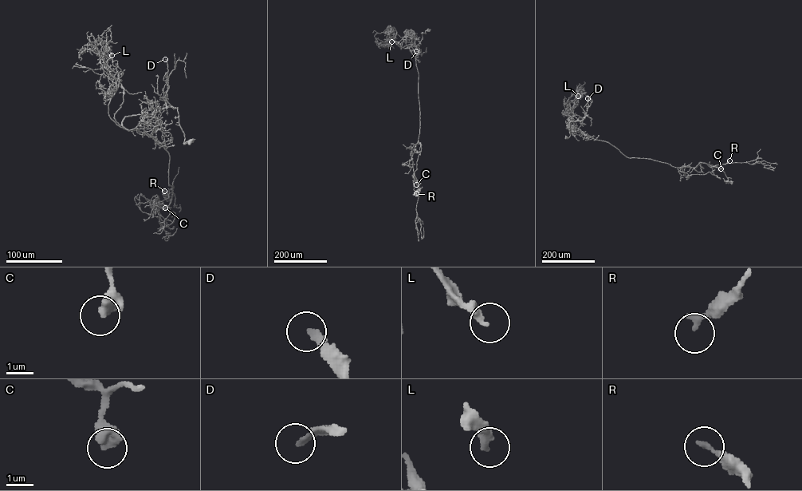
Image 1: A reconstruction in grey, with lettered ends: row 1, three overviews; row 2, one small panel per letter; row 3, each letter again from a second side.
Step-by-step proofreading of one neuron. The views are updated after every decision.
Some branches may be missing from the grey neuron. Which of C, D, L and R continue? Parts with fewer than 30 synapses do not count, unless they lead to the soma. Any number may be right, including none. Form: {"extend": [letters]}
{"extend": []}

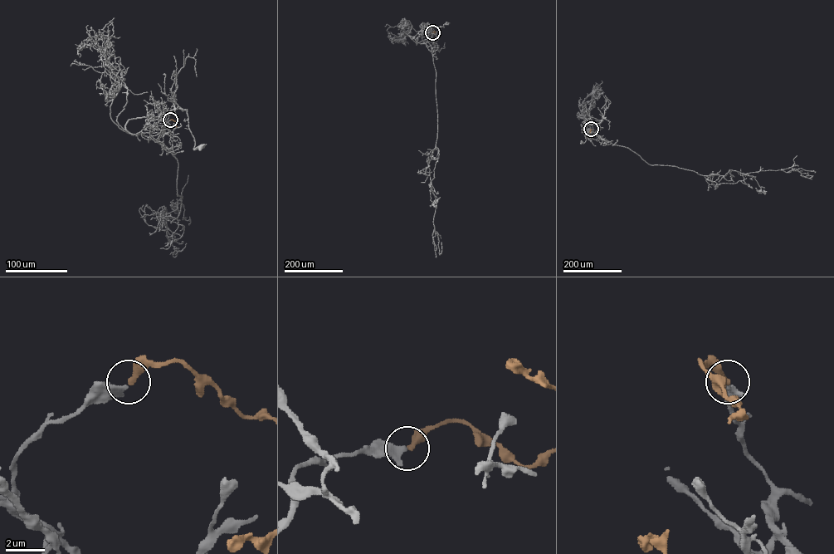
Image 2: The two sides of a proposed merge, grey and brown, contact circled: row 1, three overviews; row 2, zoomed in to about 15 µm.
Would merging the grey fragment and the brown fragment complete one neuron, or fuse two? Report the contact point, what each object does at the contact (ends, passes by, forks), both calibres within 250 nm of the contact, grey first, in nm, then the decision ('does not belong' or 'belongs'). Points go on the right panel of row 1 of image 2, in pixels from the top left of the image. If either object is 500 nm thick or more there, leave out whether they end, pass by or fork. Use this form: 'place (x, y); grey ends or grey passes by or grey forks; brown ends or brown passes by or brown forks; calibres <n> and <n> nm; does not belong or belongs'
place (591, 129); grey passes by; brown ends; calibres 280 and 260 nm; belongs

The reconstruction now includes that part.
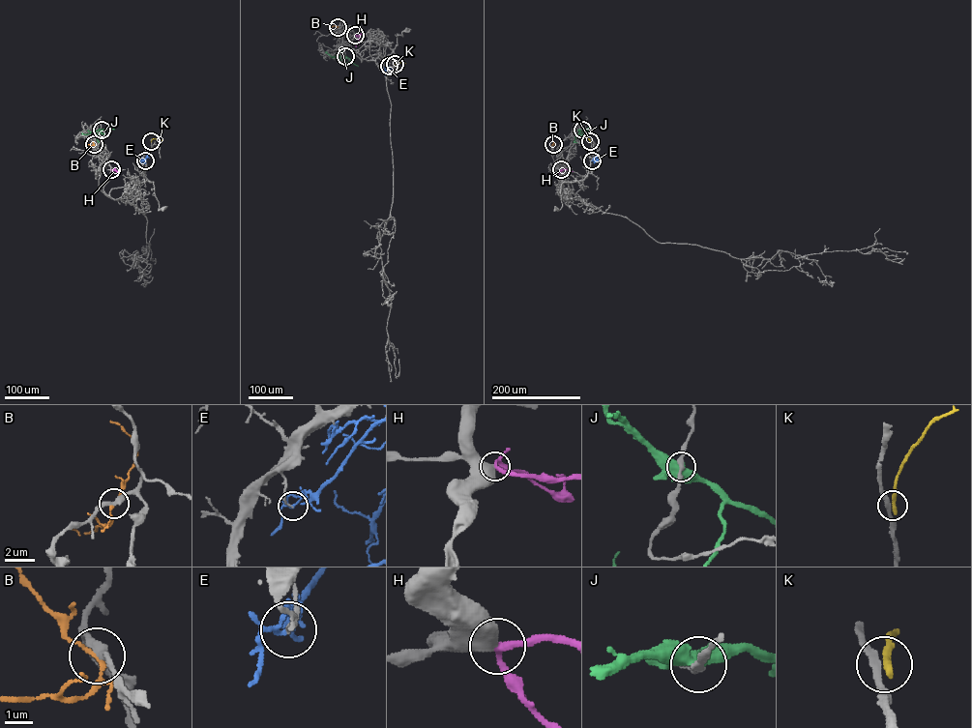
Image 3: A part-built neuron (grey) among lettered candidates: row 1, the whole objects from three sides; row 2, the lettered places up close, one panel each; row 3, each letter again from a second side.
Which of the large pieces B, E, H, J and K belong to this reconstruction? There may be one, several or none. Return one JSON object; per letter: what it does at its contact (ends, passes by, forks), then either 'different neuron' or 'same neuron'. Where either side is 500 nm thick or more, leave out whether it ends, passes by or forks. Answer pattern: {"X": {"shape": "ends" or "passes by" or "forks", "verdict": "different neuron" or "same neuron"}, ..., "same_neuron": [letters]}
{"B": {"shape": "forks", "verdict": "different neuron"}, "E": {"shape": "forks", "verdict": "different neuron"}, "H": {"verdict": "same neuron"}, "J": {"shape": "forks", "verdict": "different neuron"}, "K": {"shape": "ends", "verdict": "different neuron"}, "same_neuron": ["H"]}

